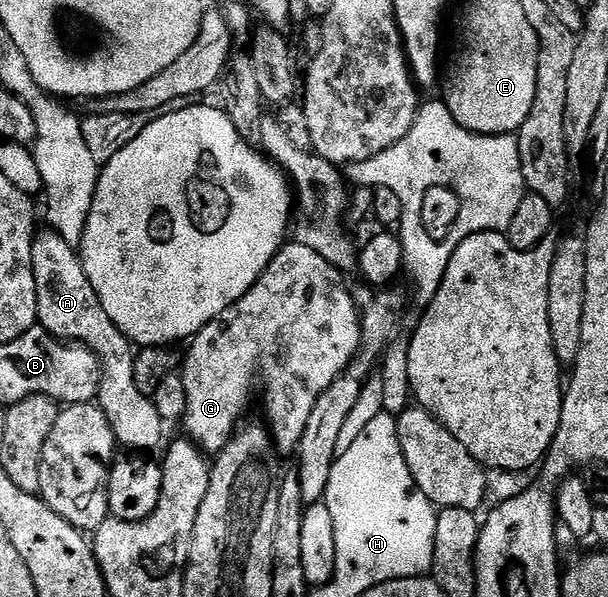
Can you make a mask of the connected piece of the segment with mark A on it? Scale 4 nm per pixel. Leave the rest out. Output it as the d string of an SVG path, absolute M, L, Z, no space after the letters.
M51 231L37 232L32 238L32 270L34 271L34 283L36 284L36 294L38 295L38 311L36 320L39 328L45 329L51 337L58 337L65 343L79 343L100 361L100 391L98 394L98 404L100 410L106 415L110 427L114 431L117 442L132 451L144 451L140 449L156 449L160 445L160 440L164 437L165 422L161 421L156 404L151 397L142 395L135 387L135 359L134 346L128 340L128 336L106 315L94 287L86 279L84 264L80 262L79 252L73 246L62 239L62 235Z

